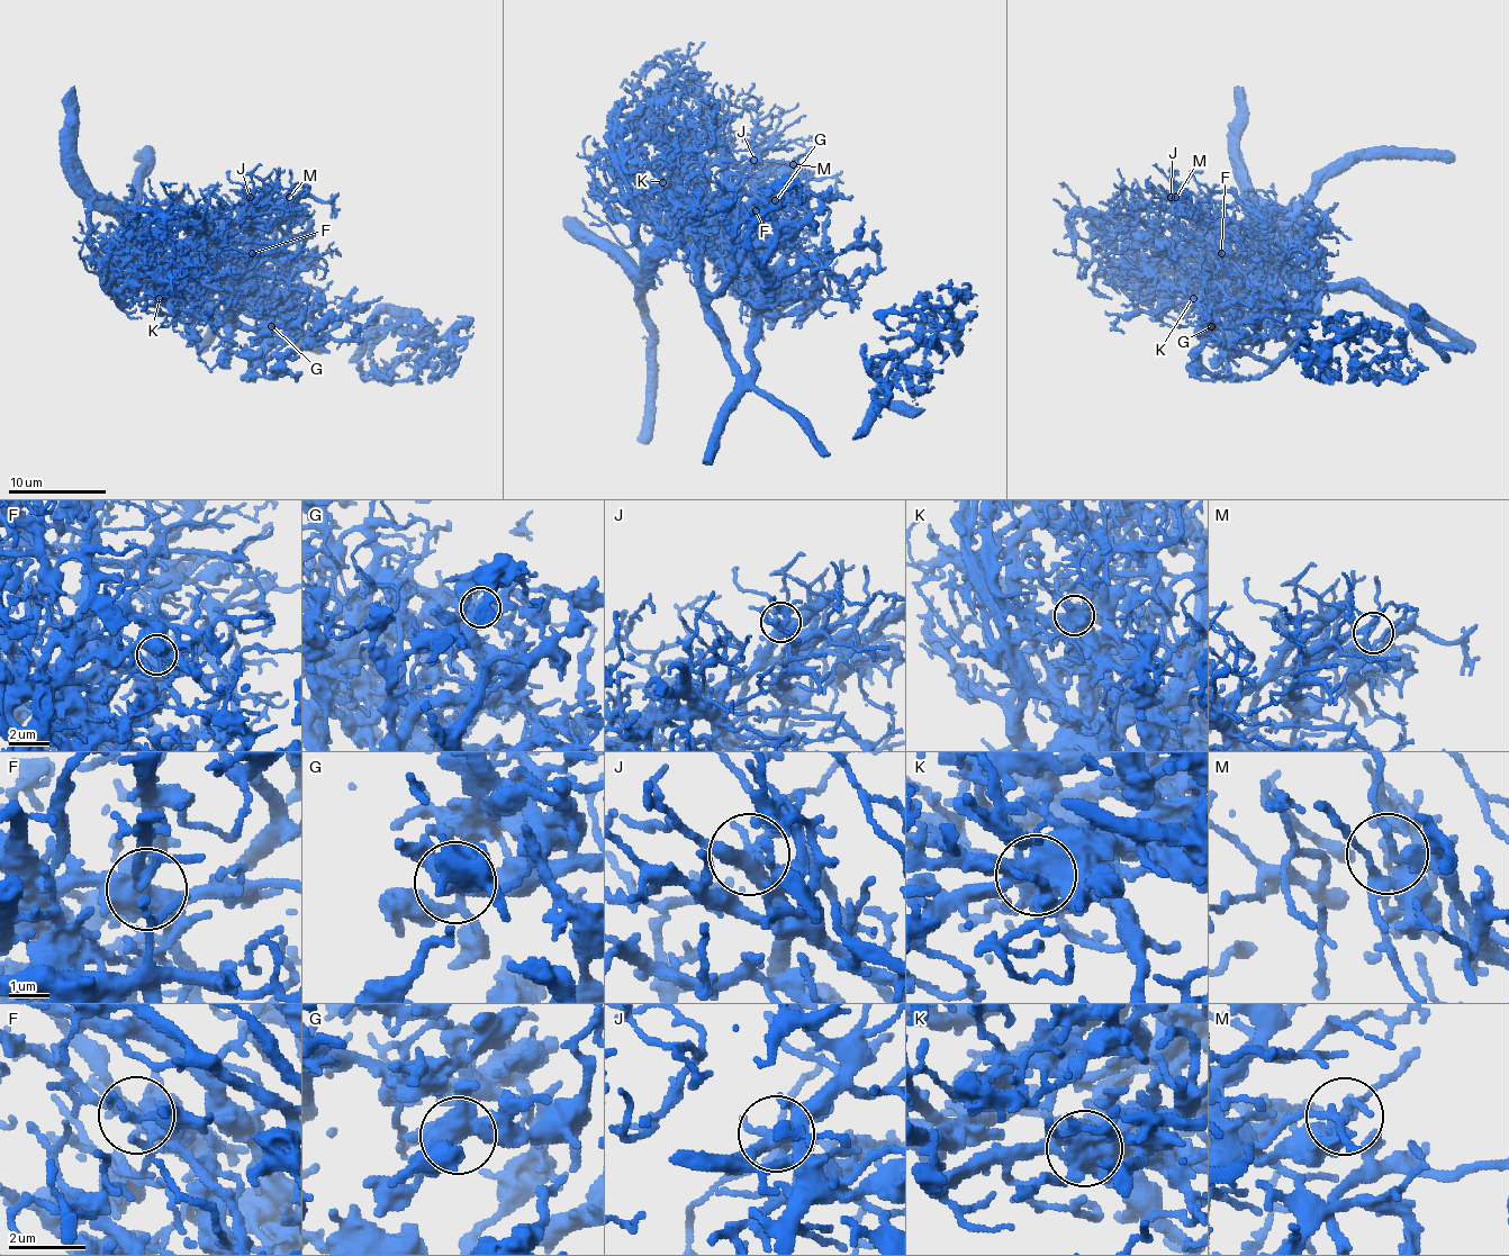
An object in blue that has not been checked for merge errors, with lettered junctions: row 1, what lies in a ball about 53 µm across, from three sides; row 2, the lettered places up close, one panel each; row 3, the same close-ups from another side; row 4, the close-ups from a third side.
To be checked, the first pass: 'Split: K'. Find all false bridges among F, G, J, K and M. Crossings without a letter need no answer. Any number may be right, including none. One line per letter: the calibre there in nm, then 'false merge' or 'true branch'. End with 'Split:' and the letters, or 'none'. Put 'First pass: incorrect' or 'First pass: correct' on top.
First pass: correct
F: calibre 460 nm; true branch
G: calibre 480 nm; true branch
J: calibre 360 nm; true branch
K: calibre 550 nm; false merge
M: calibre 260 nm; true branch
Split: K

